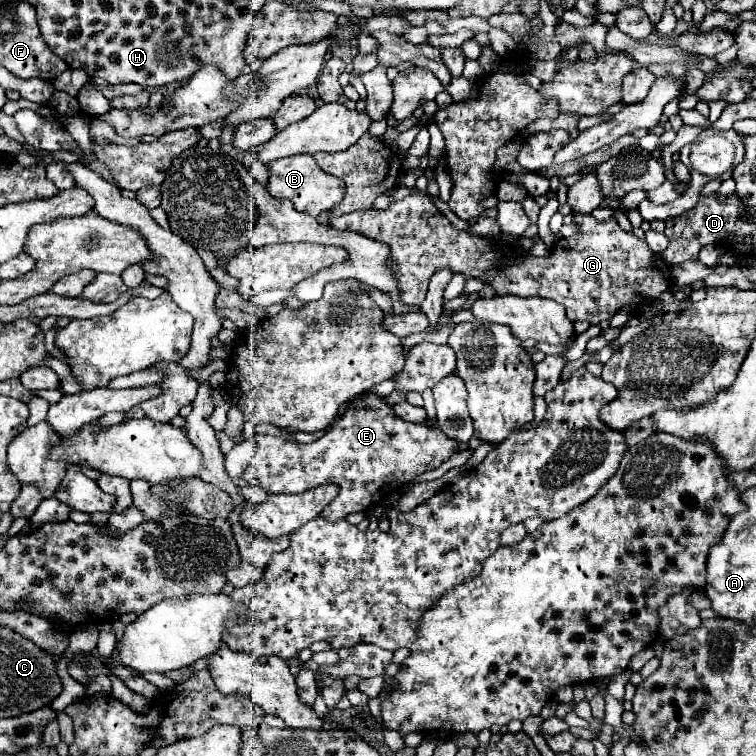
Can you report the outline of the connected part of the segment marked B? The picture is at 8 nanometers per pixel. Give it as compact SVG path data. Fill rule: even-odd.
M307 154L281 158L273 164L269 164L269 174L271 174L269 184L267 184L269 194L281 202L283 200L293 202L297 206L297 212L319 216L323 212L333 210L335 204L339 204L345 196L345 182L325 174L319 166L315 166L313 156L307 156Z

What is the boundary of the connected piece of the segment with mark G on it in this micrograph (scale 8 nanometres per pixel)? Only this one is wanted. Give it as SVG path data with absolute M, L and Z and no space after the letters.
M411 190L407 198L393 202L385 210L357 210L333 218L329 224L333 228L355 230L389 246L389 268L397 274L397 288L407 306L419 306L425 300L427 284L441 268L449 268L453 274L463 274L465 278L479 278L493 286L497 296L515 294L555 300L567 308L571 322L587 320L591 324L611 320L621 308L651 304L671 286L671 268L665 260L651 252L647 242L621 230L615 218L599 222L589 214L577 214L575 224L581 232L557 240L549 256L543 258L519 252L517 246L497 238L471 234L471 228L453 228L435 208L433 200L419 190Z

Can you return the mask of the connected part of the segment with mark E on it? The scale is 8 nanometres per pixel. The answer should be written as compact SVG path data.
M363 394L353 400L341 420L319 440L311 444L297 444L277 440L273 436L257 436L257 452L253 462L243 472L243 478L253 478L269 494L299 494L321 484L337 484L337 498L321 512L329 522L345 520L351 512L367 512L369 506L379 504L389 494L411 482L415 476L435 470L457 450L439 428L427 428L393 418L389 404L373 394Z

